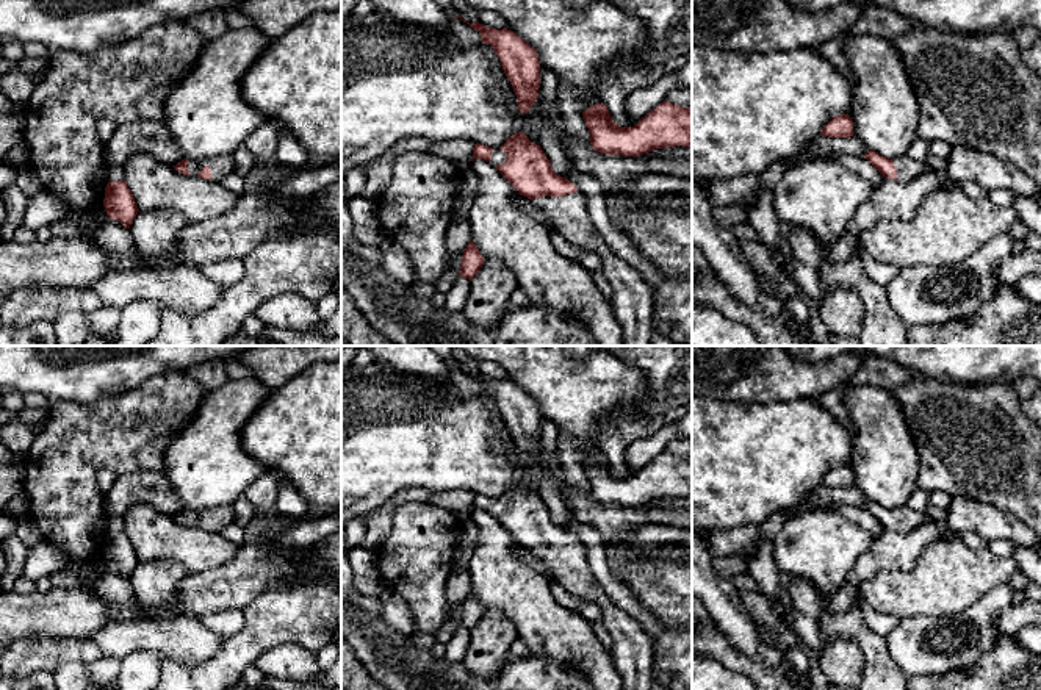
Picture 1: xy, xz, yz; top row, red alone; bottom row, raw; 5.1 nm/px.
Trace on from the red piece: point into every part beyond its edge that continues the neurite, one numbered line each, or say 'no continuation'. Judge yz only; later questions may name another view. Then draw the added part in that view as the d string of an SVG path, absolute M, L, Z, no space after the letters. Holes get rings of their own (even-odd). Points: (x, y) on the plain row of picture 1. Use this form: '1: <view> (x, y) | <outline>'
1: yz (907, 518) | M906 504L895 509L894 516L897 519L897 530L900 532L914 530L916 527L927 524L931 519L927 512L916 512Z

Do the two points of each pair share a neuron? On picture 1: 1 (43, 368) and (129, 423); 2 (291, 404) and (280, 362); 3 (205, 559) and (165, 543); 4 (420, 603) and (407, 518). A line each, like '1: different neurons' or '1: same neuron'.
1: different neurons
2: different neurons
3: same neuron
4: same neuron

